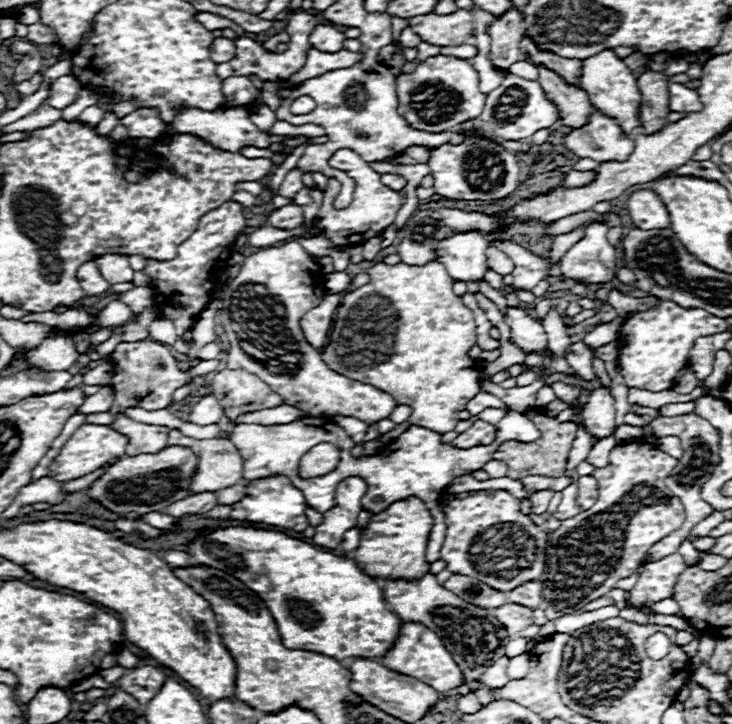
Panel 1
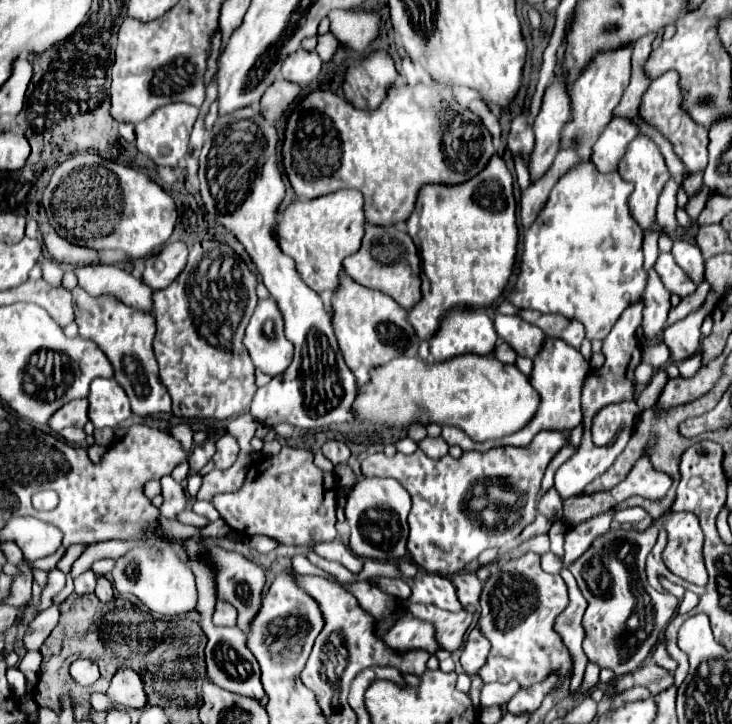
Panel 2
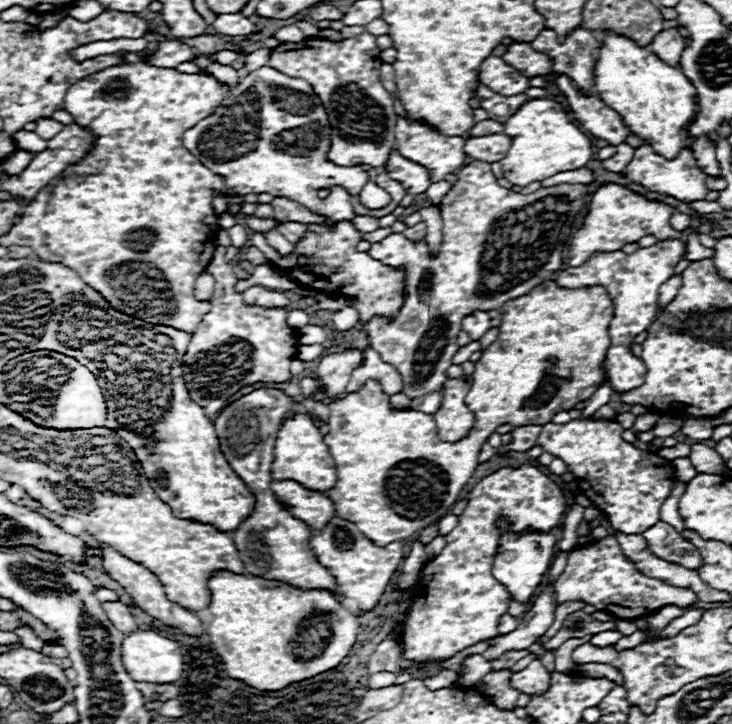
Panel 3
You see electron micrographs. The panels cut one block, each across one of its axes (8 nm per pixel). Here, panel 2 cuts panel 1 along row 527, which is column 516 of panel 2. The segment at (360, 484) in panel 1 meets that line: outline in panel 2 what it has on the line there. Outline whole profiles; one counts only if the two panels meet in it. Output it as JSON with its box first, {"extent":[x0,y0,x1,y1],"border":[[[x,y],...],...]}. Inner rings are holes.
{"extent":[494,316,544,358],"border":[[[494,316],[494,330],[498,330],[498,338],[512,346],[518,356],[534,358],[544,340],[544,332],[538,326],[532,326],[516,316]]]}

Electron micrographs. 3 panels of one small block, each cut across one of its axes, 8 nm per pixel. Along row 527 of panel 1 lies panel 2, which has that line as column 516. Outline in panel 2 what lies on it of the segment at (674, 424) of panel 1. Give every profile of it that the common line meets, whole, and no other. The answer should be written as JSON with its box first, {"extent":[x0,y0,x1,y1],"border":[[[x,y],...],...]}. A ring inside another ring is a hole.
{"extent":[480,682,520,706],"border":[[[508,682],[508,684],[486,684],[482,688],[480,702],[482,706],[504,706],[510,702],[510,698],[520,690],[518,682]]]}

